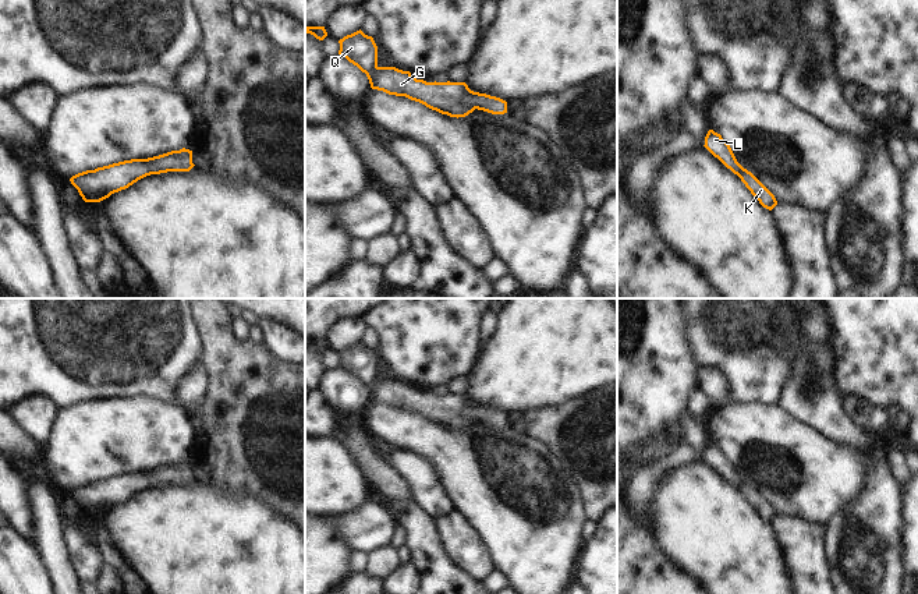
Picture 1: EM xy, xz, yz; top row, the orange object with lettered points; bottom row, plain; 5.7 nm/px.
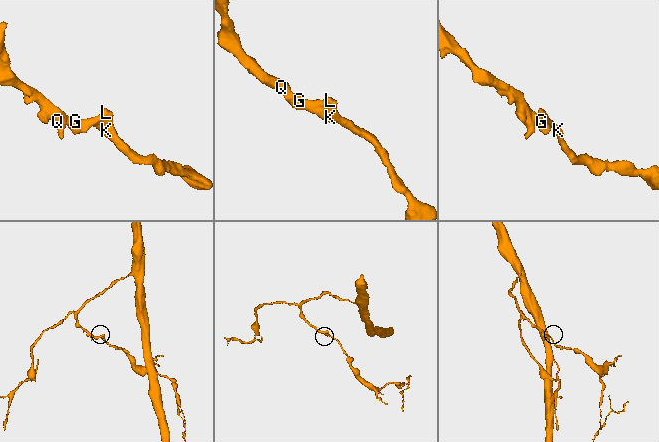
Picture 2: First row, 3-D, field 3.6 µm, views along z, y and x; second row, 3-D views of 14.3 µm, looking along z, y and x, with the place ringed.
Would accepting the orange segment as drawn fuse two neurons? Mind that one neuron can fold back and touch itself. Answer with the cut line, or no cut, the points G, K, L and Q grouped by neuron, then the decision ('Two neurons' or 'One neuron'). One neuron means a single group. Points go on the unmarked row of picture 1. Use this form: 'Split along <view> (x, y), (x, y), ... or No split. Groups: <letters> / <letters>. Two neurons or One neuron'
No split. Groups: G K L Q. One neuron.

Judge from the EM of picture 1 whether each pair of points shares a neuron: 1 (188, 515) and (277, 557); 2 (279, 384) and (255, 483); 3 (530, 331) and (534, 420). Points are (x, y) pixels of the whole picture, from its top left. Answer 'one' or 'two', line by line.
1: one
2: one
3: two

